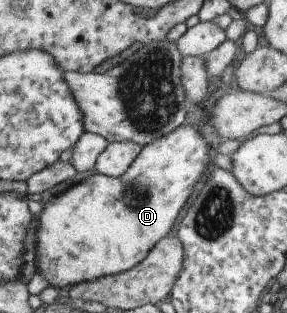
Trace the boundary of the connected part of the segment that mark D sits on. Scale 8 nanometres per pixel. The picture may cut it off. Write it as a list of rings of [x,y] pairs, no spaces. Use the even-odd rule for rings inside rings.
[[[187,122],[144,145],[122,175],[89,175],[42,204],[34,231],[34,261],[47,286],[63,289],[67,285],[91,282],[103,276],[122,273],[137,265],[151,246],[171,231],[175,217],[179,215],[183,203],[187,201],[193,185],[201,177],[212,155],[212,147],[206,144],[194,125]]]

